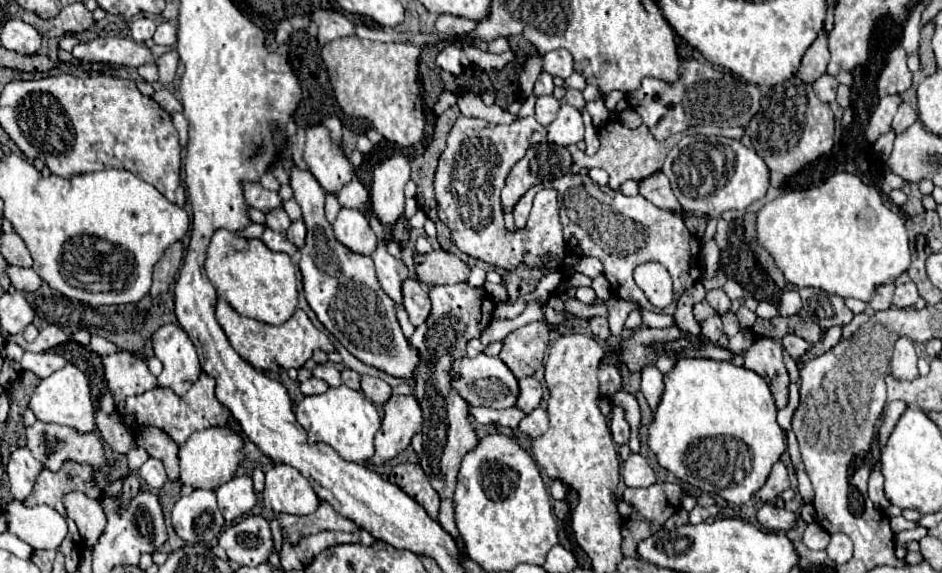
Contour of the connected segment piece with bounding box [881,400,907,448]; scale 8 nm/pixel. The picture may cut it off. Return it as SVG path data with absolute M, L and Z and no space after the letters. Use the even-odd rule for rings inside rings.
M893 400L893 402L889 402L889 404L887 404L887 412L885 412L885 426L881 428L881 448L885 446L887 436L893 432L893 428L895 428L895 424L897 424L899 416L901 416L905 410L907 410L907 402L903 402L903 400Z

